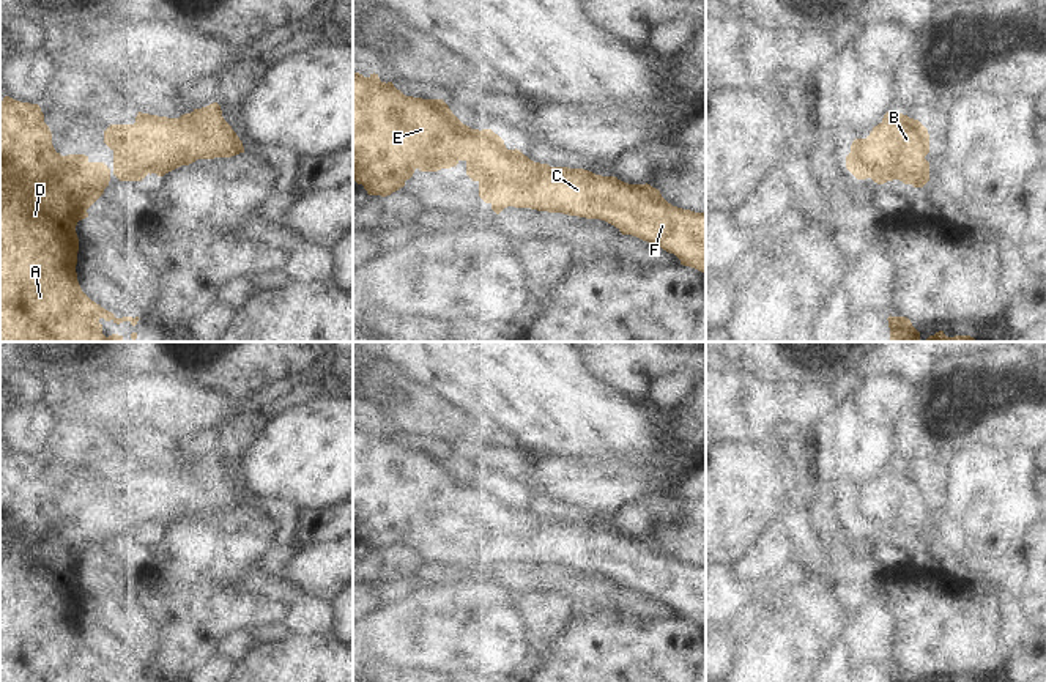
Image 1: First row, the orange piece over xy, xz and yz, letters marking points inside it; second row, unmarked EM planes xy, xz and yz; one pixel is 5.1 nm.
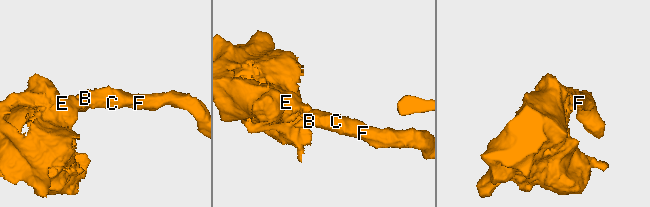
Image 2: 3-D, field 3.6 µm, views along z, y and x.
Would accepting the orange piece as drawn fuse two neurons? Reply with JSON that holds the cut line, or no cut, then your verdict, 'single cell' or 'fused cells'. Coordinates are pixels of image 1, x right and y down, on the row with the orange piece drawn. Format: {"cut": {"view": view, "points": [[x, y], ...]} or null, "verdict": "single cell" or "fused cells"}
{"cut": null, "verdict": "single cell"}

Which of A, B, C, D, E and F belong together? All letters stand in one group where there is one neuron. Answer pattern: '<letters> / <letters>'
A B C D E F

